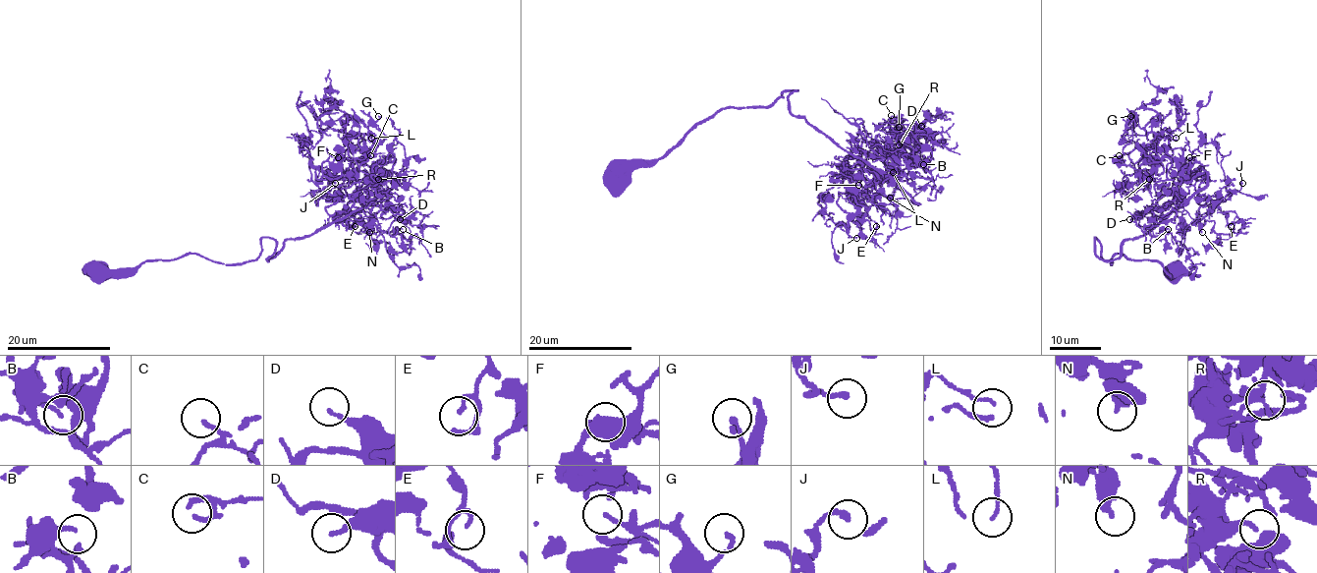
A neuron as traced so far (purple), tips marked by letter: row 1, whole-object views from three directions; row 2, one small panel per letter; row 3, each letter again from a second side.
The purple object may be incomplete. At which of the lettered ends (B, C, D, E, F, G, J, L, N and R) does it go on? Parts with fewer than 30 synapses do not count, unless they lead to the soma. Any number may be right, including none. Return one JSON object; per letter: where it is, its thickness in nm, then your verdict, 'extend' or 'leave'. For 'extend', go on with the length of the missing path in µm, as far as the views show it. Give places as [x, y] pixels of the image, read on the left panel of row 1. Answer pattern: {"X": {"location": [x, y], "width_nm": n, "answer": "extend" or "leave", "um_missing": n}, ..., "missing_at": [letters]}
{"B": {"location": [403, 229], "width_nm": 110, "answer": "leave"}, "C": {"location": [370, 155], "width_nm": 150, "answer": "leave"}, "D": {"location": [400, 219], "width_nm": 150, "answer": "leave"}, "E": {"location": [355, 226], "width_nm": 140, "answer": "leave"}, "F": {"location": [338, 157], "width_nm": 130, "answer": "extend", "um_missing": 15}, "G": {"location": [378, 116], "width_nm": 120, "answer": "leave"}, "J": {"location": [335, 183], "width_nm": 200, "answer": "leave"}, "L": {"location": [371, 138], "width_nm": 80, "answer": "leave"}, "N": {"location": [369, 232], "width_nm": 400, "answer": "leave"}, "R": {"location": [378, 179], "width_nm": 160, "answer": "leave"}, "missing_at": ["F"]}

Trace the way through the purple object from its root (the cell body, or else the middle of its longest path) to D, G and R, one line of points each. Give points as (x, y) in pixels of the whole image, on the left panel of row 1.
D: (334, 222), (363, 206), (371, 208), (386, 191), (388, 204), (403, 212), (395, 215), (407, 215), (400, 219)
G: (334, 222), (363, 204), (363, 184), (391, 177), (392, 157), (359, 169), (378, 116)
R: (334, 222), (363, 204), (359, 188), (363, 184), (391, 177), (392, 157), (367, 171), (378, 179)

